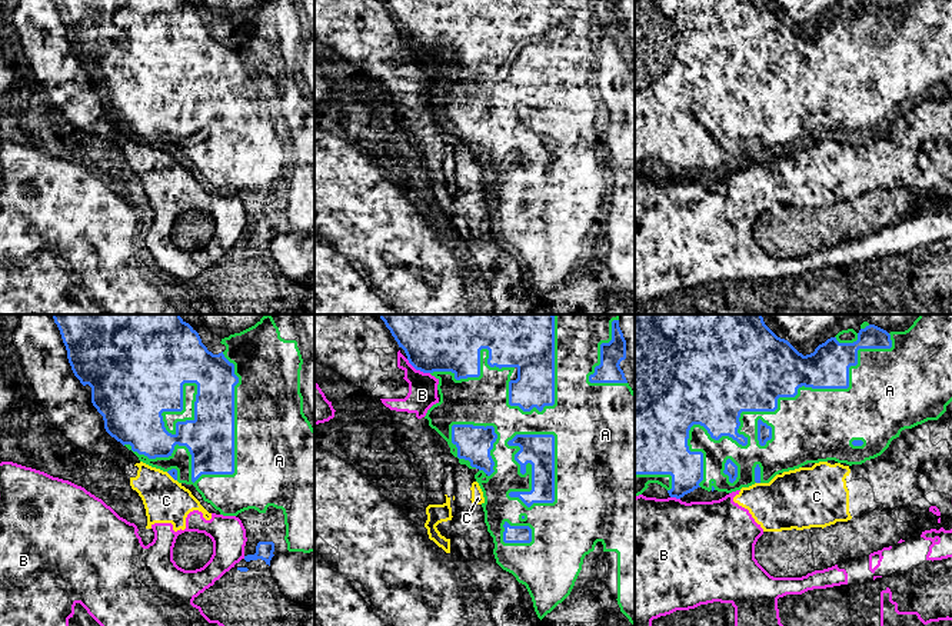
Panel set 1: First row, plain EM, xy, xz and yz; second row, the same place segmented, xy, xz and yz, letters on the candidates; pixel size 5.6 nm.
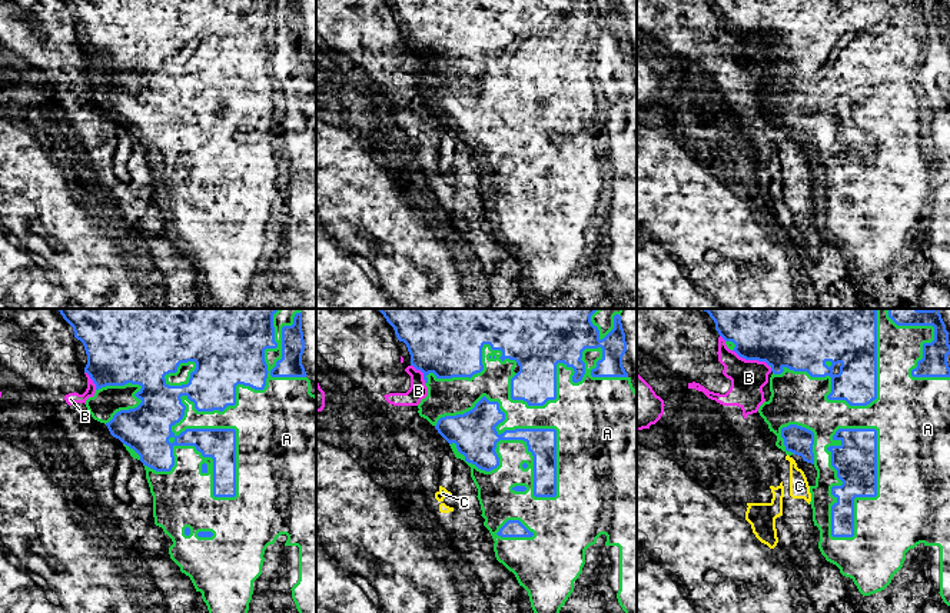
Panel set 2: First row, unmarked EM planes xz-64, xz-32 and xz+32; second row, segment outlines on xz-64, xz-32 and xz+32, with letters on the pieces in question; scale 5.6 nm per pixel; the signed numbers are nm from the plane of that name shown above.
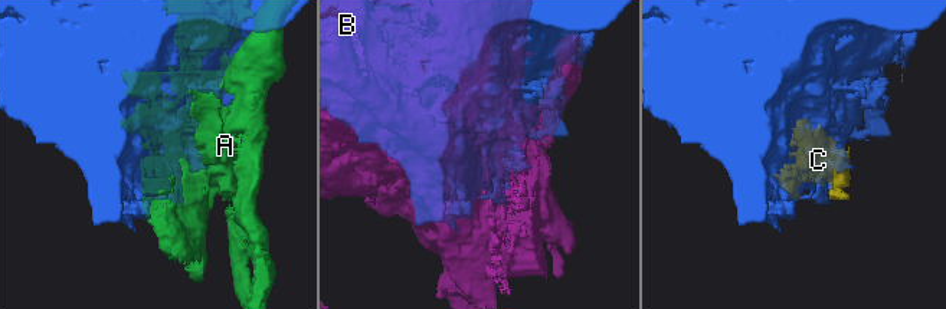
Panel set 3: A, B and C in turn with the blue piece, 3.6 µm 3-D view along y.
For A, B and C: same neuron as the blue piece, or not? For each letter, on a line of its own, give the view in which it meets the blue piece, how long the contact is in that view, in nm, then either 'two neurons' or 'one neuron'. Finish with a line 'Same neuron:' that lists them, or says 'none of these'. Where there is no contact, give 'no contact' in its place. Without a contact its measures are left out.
A: contact in yz; length 1350 nm; two neurons
B: contact in xz; length 160 nm; two neurons
C: contact in xy; length 80 nm; two neurons
Same neuron: none of these

